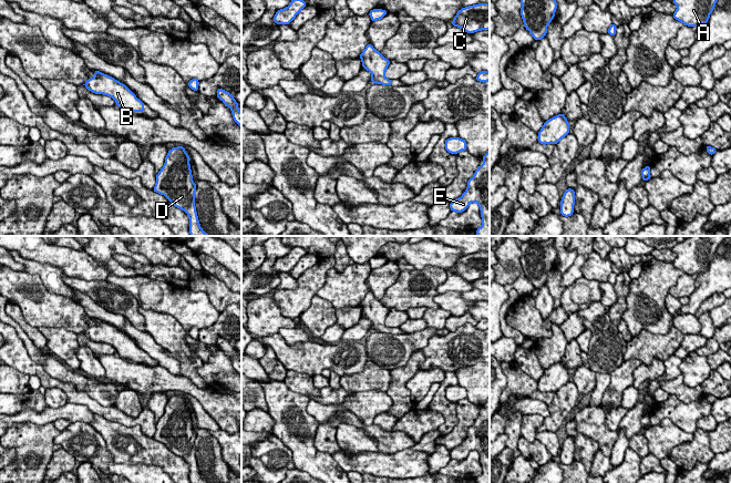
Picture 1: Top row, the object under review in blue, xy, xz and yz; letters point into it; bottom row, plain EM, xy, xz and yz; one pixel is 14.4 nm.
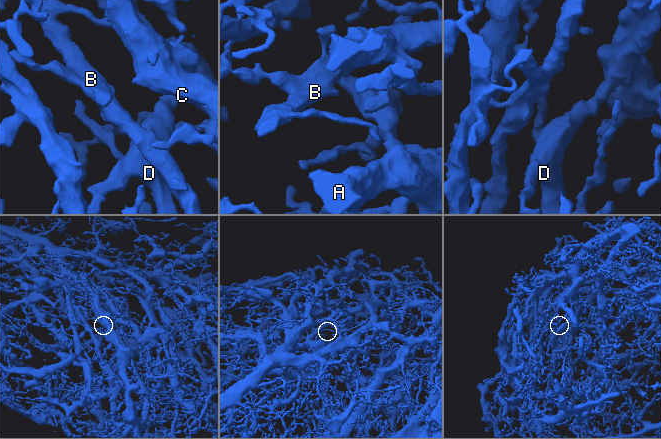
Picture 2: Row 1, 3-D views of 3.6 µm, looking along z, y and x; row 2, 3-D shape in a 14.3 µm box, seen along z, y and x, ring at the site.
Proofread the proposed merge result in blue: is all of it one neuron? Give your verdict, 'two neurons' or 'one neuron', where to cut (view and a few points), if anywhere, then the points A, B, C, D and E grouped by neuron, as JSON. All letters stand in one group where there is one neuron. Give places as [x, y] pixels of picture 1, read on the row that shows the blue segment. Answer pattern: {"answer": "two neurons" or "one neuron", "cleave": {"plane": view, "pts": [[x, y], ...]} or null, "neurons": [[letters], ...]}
{"answer": "one neuron", "cleave": null, "neurons": [["A", "B", "C", "D", "E"]]}

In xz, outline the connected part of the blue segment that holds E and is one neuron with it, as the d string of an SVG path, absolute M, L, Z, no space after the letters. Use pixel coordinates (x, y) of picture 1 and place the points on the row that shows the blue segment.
M490 152L483 156L483 165L469 179L466 191L460 198L451 202L450 208L452 212L462 213L473 202L478 204L483 222L476 229L476 235L490 236Z

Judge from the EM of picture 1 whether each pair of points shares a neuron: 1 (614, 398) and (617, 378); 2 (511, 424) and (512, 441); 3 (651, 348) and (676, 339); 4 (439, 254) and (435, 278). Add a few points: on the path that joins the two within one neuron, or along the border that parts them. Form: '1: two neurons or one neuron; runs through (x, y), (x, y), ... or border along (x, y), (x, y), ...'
1: one neuron; runs through (614, 393), (617, 382)
2: one neuron; runs through (512, 429), (512, 437)
3: one neuron; runs through (657, 346), (665, 346), (670, 341)
4: two neurons; border along (415, 268), (424, 266), (441, 267), (449, 275)

